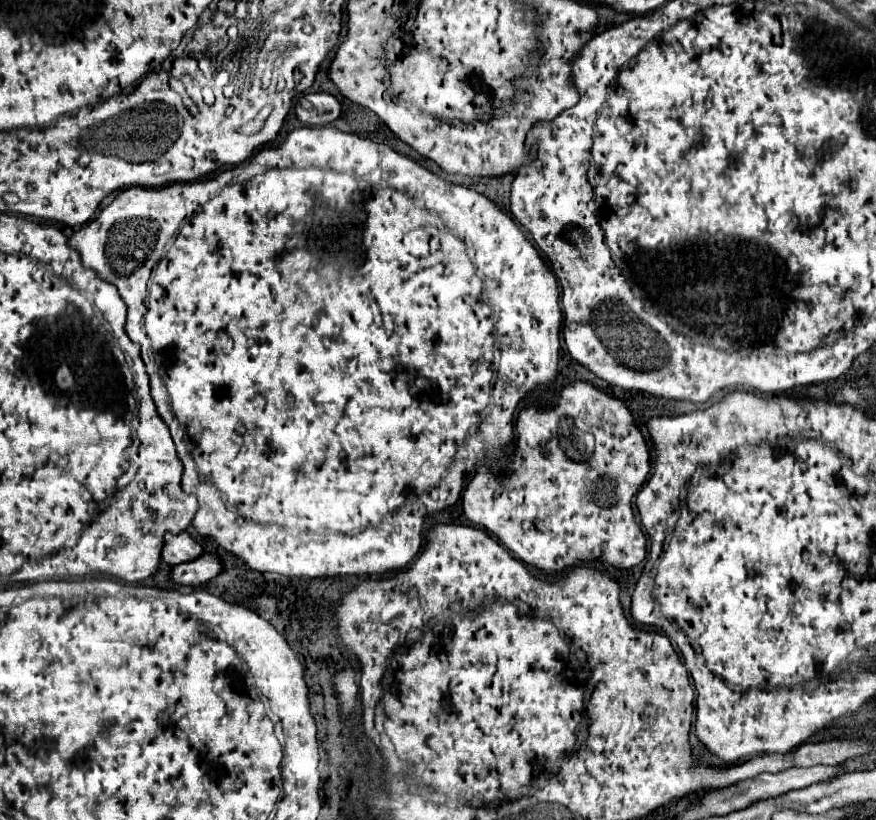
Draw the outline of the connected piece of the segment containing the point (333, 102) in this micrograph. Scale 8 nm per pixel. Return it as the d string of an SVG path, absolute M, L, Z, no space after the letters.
M310 93L300 97L296 117L306 125L326 125L340 117L342 103L330 93Z

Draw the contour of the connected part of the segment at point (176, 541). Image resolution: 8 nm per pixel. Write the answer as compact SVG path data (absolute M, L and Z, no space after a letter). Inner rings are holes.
M184 531L180 535L166 535L162 561L168 565L178 565L178 563L192 561L202 553L204 553L204 547Z

